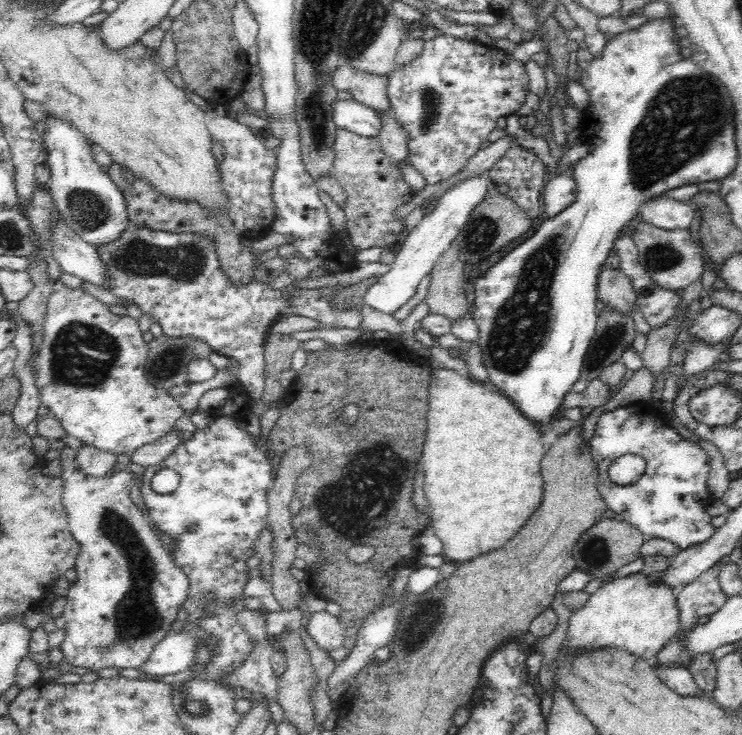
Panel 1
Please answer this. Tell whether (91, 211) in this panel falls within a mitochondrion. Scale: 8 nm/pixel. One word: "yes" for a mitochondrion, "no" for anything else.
yes

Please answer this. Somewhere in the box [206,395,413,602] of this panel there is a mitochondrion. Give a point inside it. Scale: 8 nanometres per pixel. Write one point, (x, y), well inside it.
(391, 470)

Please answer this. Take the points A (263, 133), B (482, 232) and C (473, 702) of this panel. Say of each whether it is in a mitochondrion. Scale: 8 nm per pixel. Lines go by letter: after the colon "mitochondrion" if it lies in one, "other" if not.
A: other
B: mitochondrion
C: other

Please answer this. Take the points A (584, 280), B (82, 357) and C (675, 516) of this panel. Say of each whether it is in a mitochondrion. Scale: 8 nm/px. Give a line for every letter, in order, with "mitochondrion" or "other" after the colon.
A: other
B: mitochondrion
C: other

